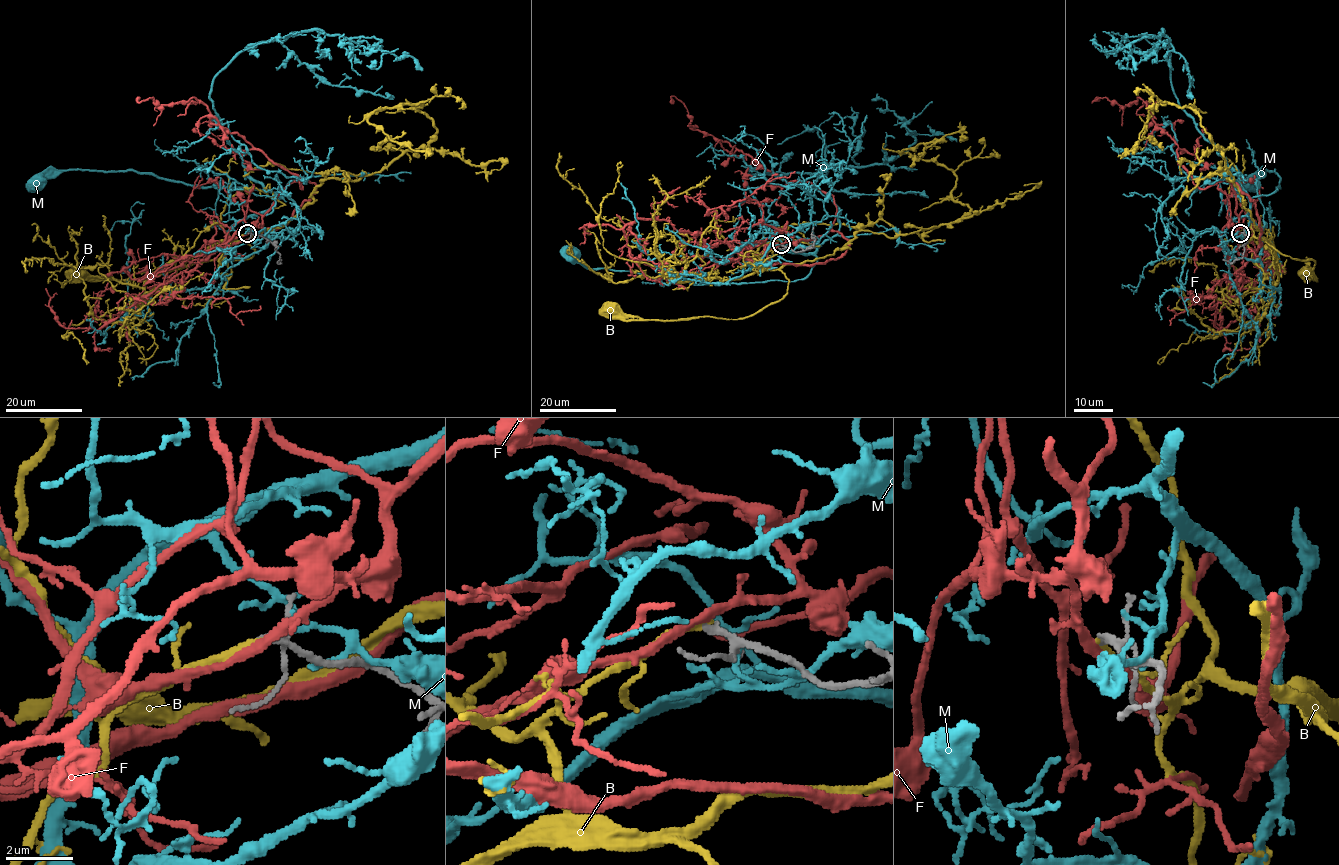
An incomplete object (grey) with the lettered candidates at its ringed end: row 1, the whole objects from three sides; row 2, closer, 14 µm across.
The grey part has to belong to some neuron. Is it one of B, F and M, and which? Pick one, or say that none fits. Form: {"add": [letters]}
{"add": ["B"]}

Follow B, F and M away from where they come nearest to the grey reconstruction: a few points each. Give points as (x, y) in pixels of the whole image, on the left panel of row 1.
B: (247, 233), (229, 238), (245, 240), (254, 250), (246, 259), (198, 262), (141, 279), (87, 280), (78, 271)
F: (247, 233), (291, 184), (301, 189), (299, 177), (194, 97), (158, 106), (139, 98)
M: (250, 230), (244, 220), (283, 196), (192, 187), (132, 170), (53, 170), (37, 185)

